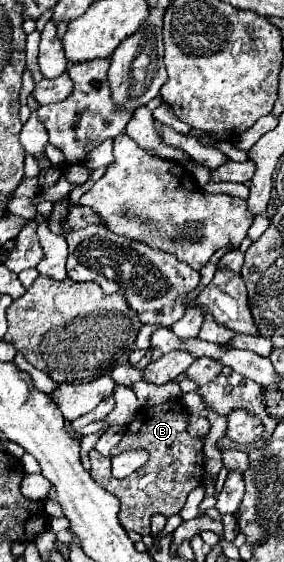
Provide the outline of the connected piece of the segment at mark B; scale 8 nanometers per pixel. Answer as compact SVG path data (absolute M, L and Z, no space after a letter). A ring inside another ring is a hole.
M171 399L163 405L155 405L155 407L143 407L136 415L134 419L127 427L121 443L111 451L109 457L103 457L99 455L97 451L89 451L89 459L91 459L91 477L103 487L107 489L109 493L113 493L119 501L121 501L121 525L125 531L135 531L139 535L149 535L151 529L149 529L149 521L155 513L163 513L165 517L169 515L175 515L181 511L187 495L201 485L201 479L203 479L203 441L201 439L195 439L195 437L189 437L189 433L185 431L185 421L187 413L185 409L181 407L181 401L179 399ZM144 449L149 453L149 461L145 463L145 467L137 469L135 473L131 473L129 477L125 479L115 479L111 475L111 457L113 455L119 455L121 451Z

